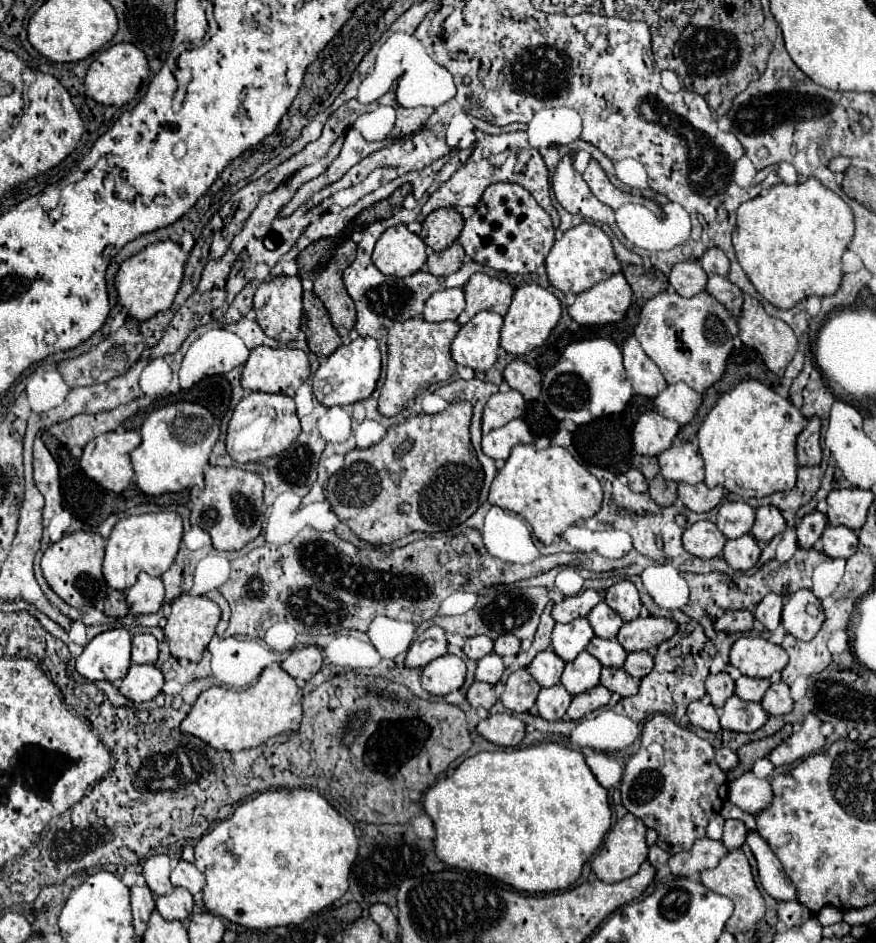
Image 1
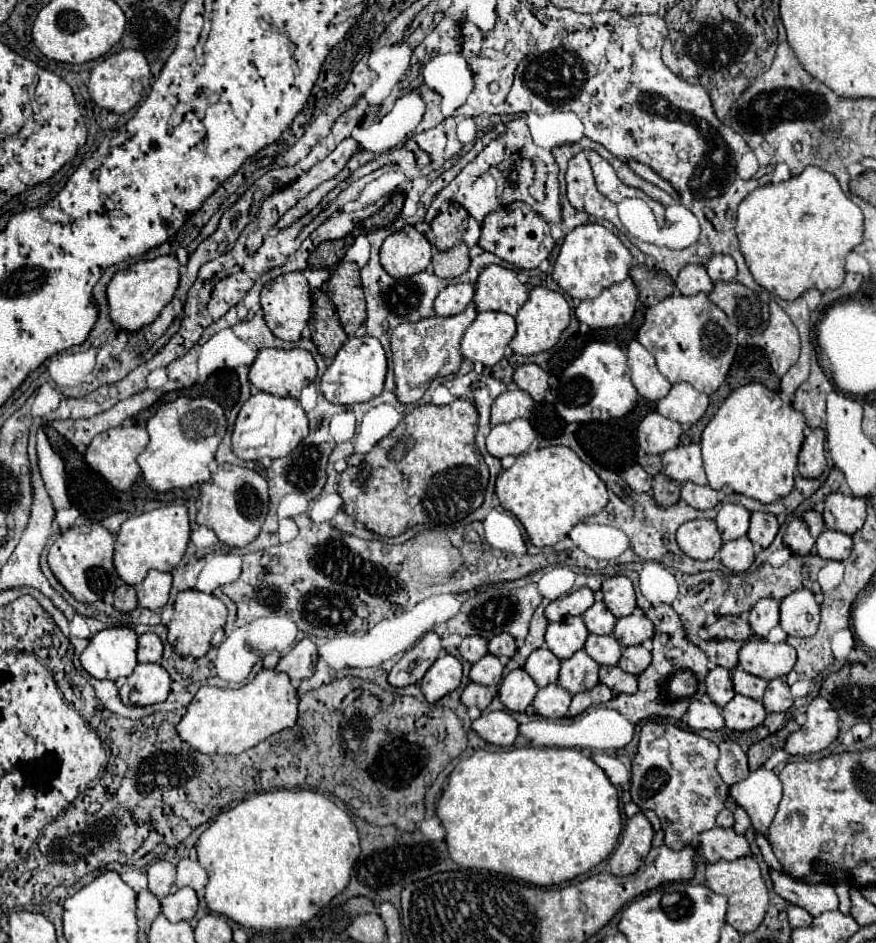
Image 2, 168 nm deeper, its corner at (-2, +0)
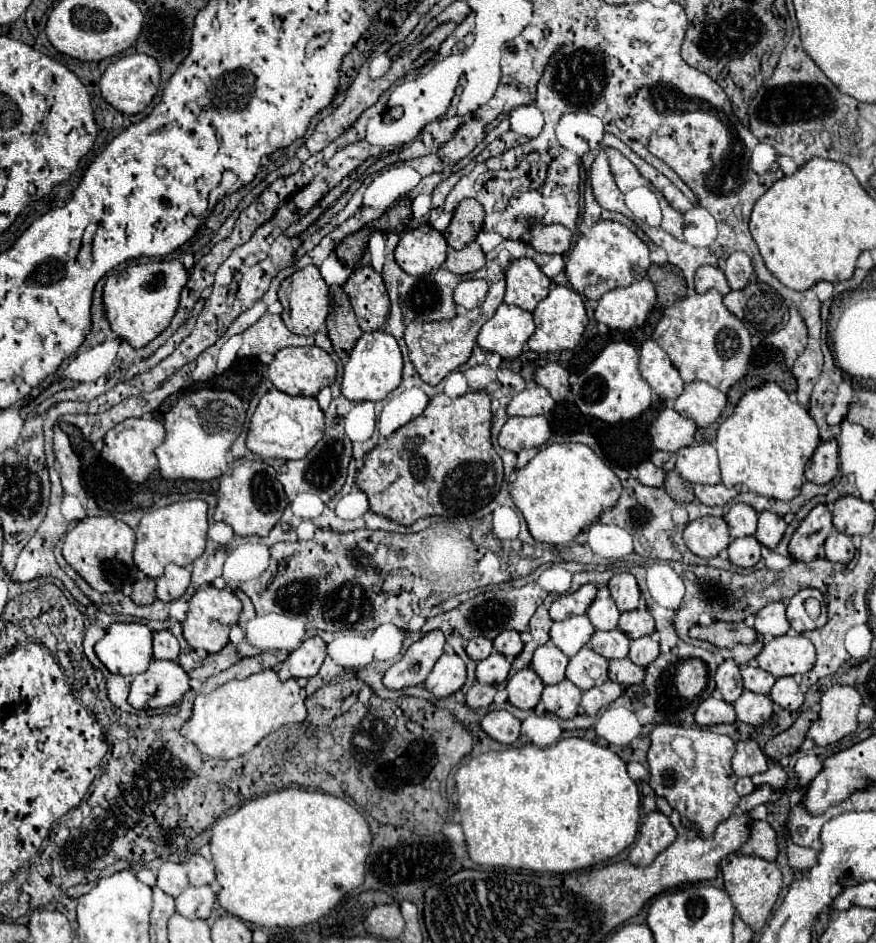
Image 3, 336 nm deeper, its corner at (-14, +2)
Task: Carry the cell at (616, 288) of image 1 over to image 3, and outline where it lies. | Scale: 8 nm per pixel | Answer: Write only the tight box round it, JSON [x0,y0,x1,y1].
[595,277,655,331]

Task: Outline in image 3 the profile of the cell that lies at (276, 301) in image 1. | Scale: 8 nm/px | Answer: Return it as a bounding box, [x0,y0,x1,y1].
[279,265,331,335]

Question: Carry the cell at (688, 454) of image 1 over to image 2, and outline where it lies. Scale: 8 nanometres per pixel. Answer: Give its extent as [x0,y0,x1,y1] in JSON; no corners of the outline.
[663,443,707,485]

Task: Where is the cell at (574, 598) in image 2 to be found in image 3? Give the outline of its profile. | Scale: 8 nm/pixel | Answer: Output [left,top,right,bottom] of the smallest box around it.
[549,583,597,621]

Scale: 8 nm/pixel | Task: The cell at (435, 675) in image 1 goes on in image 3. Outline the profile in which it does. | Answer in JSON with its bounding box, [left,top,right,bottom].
[425,653,467,699]

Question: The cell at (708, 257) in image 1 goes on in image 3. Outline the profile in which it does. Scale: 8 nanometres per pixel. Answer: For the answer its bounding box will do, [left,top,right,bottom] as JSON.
[725,253,753,289]

